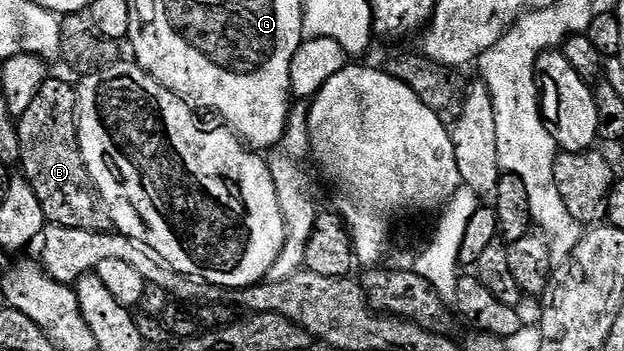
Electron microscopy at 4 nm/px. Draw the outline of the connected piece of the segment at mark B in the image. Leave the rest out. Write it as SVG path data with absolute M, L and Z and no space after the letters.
M45 80L30 107L19 118L23 172L31 182L47 220L53 225L107 233L113 228L112 209L96 190L80 150L78 93L64 81Z

